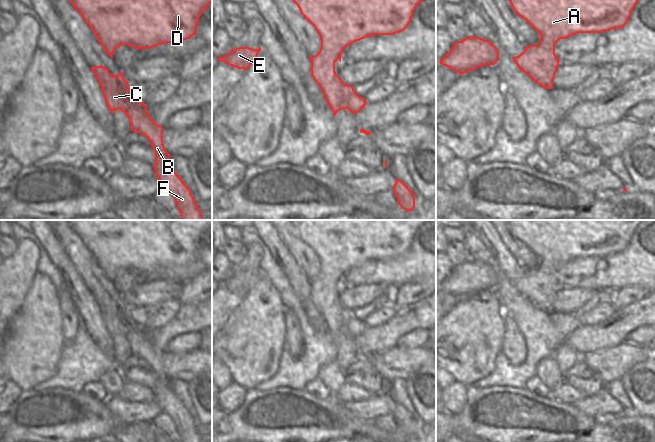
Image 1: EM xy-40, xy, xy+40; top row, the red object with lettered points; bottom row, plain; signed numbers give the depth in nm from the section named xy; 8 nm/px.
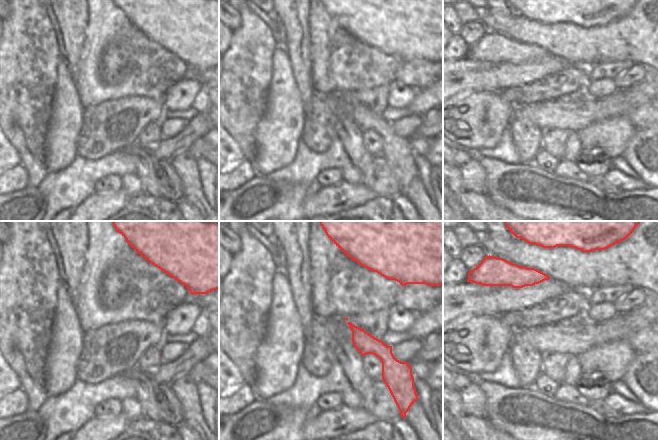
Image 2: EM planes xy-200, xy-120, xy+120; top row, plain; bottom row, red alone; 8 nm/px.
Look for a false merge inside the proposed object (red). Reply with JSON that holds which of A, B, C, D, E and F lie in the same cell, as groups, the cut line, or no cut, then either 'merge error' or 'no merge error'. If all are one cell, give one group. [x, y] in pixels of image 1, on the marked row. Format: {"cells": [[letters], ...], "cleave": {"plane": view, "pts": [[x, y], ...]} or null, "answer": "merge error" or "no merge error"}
{"cells": [["A", "D"], ["B", "C", "E", "F"]], "cleave": {"plane": "xy", "pts": [[321, 46], [336, 52], [339, 58]]}, "answer": "merge error"}

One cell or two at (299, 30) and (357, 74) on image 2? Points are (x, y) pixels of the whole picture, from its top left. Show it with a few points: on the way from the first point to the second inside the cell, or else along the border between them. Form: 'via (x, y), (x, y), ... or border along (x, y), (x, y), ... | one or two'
border along (307, 14), (309, 58), (311, 60) | two

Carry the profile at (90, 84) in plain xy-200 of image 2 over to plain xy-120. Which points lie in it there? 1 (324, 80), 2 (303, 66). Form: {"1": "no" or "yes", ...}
{"1": "yes", "2": "no"}

